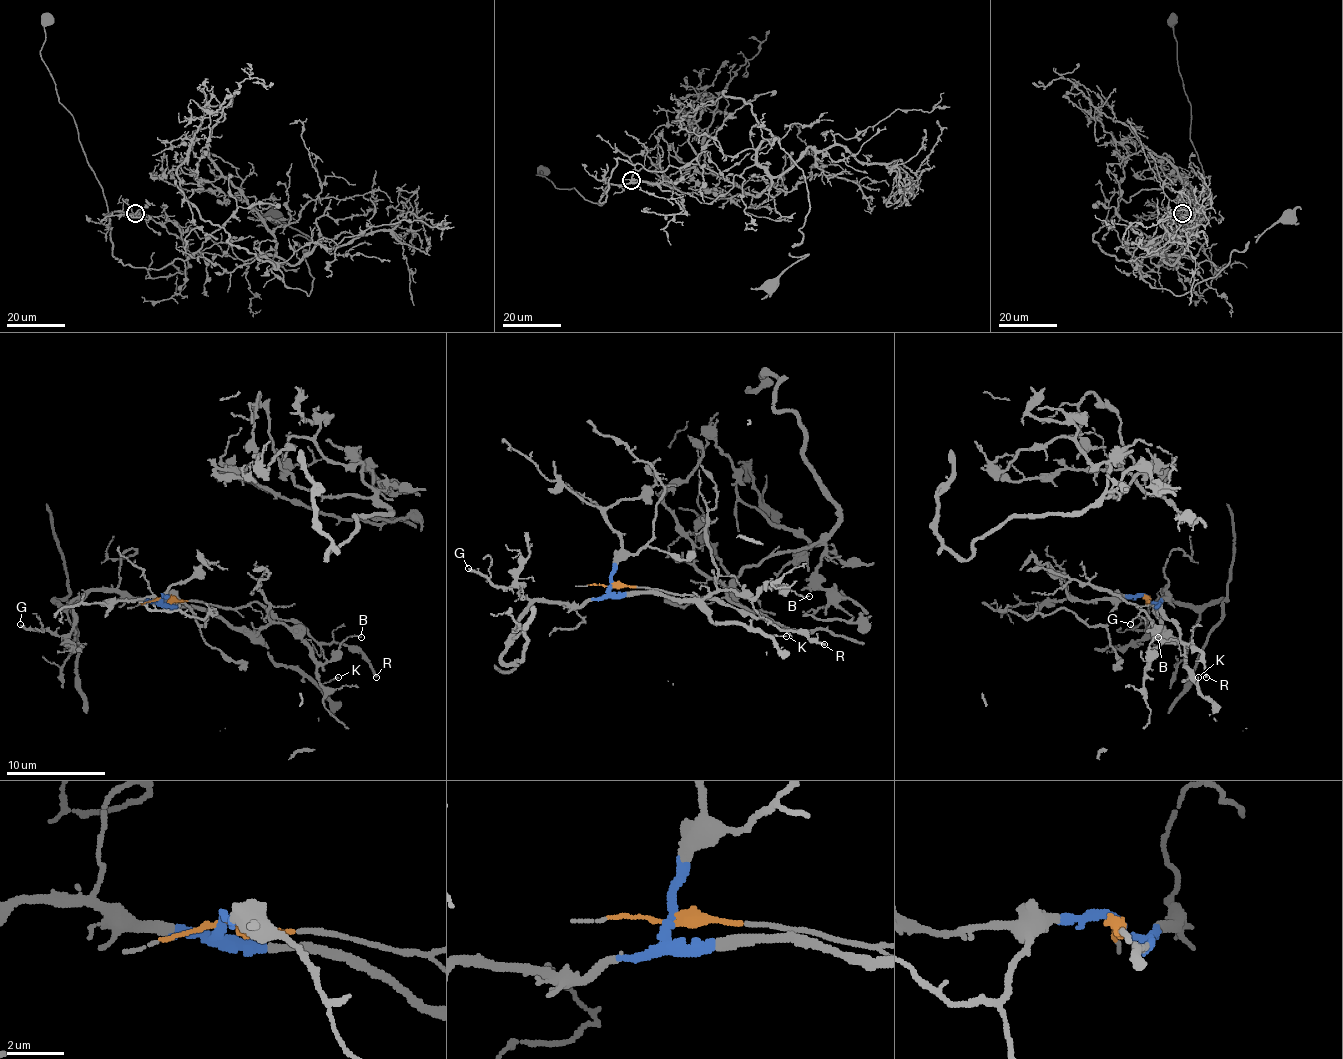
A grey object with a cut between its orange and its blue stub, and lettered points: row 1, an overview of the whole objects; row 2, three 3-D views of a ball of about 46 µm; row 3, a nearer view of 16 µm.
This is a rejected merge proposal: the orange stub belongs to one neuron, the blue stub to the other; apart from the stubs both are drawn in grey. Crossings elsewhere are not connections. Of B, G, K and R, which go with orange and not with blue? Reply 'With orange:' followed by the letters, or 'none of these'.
With orange: R

